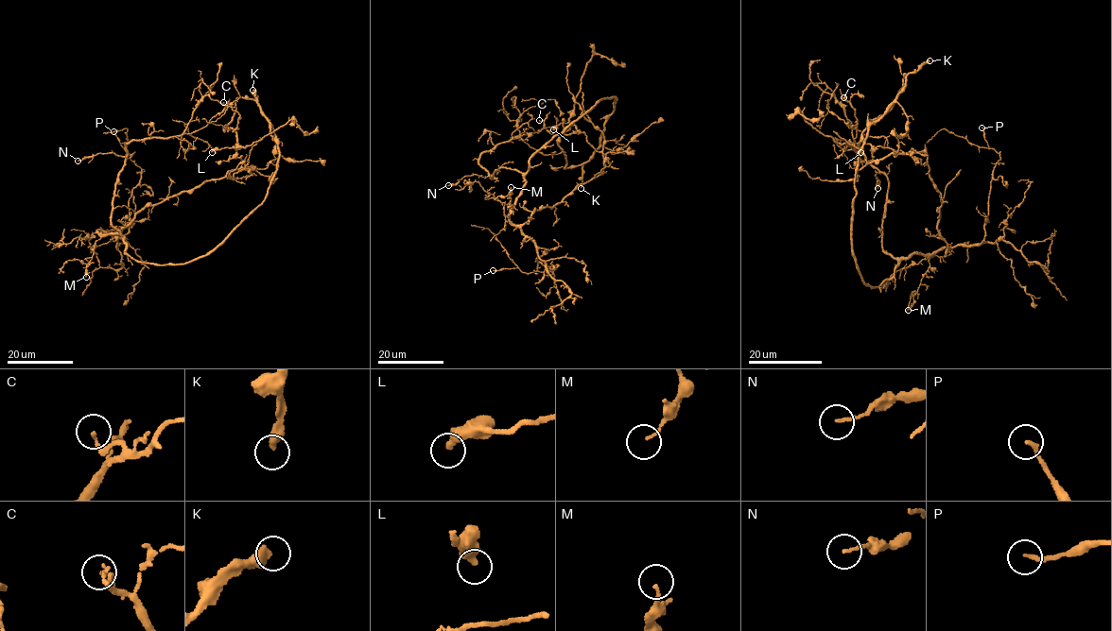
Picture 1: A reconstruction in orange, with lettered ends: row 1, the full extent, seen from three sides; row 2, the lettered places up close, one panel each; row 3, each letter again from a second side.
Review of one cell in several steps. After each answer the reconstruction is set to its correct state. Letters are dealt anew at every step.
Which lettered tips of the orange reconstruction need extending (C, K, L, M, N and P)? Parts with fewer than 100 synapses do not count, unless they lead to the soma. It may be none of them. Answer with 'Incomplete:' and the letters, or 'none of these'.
Incomplete: K

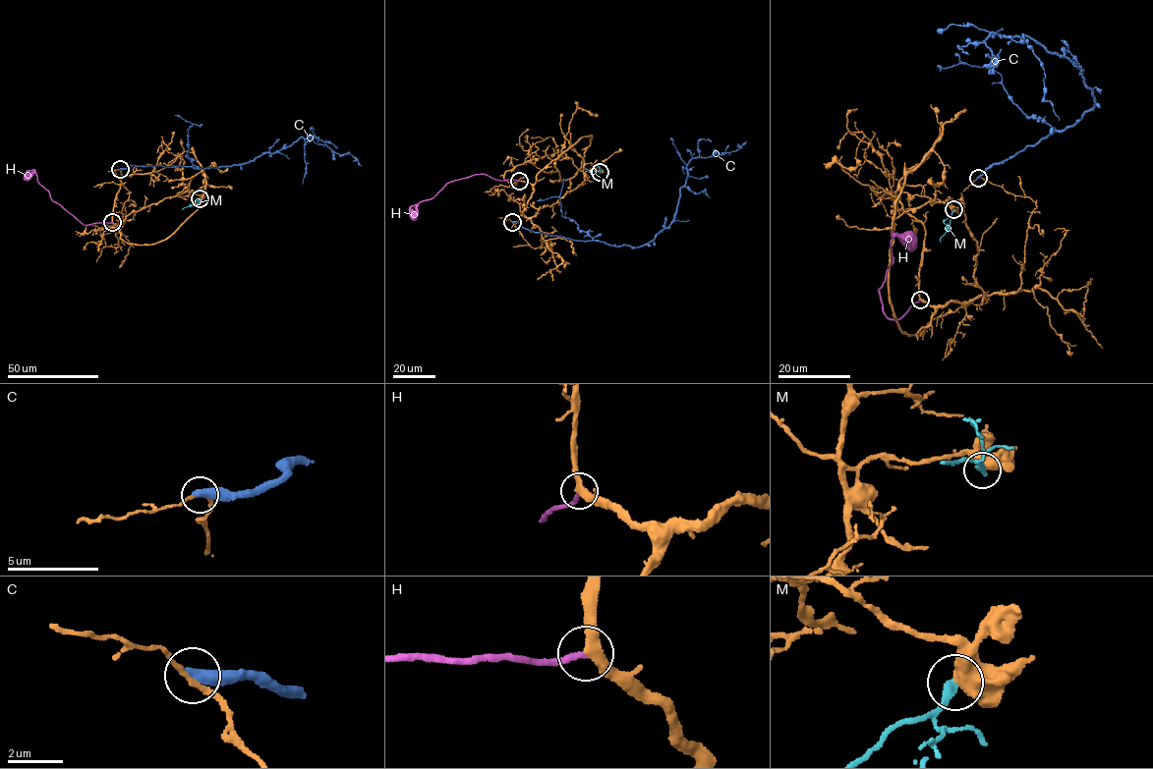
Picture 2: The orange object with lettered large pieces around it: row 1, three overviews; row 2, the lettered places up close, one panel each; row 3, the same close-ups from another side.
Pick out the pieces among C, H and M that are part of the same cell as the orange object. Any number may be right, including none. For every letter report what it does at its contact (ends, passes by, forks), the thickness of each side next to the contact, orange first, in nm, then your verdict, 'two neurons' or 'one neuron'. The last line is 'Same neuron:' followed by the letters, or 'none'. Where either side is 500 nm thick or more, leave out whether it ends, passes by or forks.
C: it ends | 160/480 nm | two neurons
H: it ends | 320/200 nm | one neuron
M: 500/360 nm | two neurons
Same neuron: H

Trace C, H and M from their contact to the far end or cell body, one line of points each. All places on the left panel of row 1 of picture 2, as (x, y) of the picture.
C: (120, 169), (130, 165), (231, 166), (314, 136), (335, 152), (350, 154), (362, 165)
H: (111, 222), (84, 225), (52, 200), (34, 173), (24, 178)
M: (201, 198), (182, 209)

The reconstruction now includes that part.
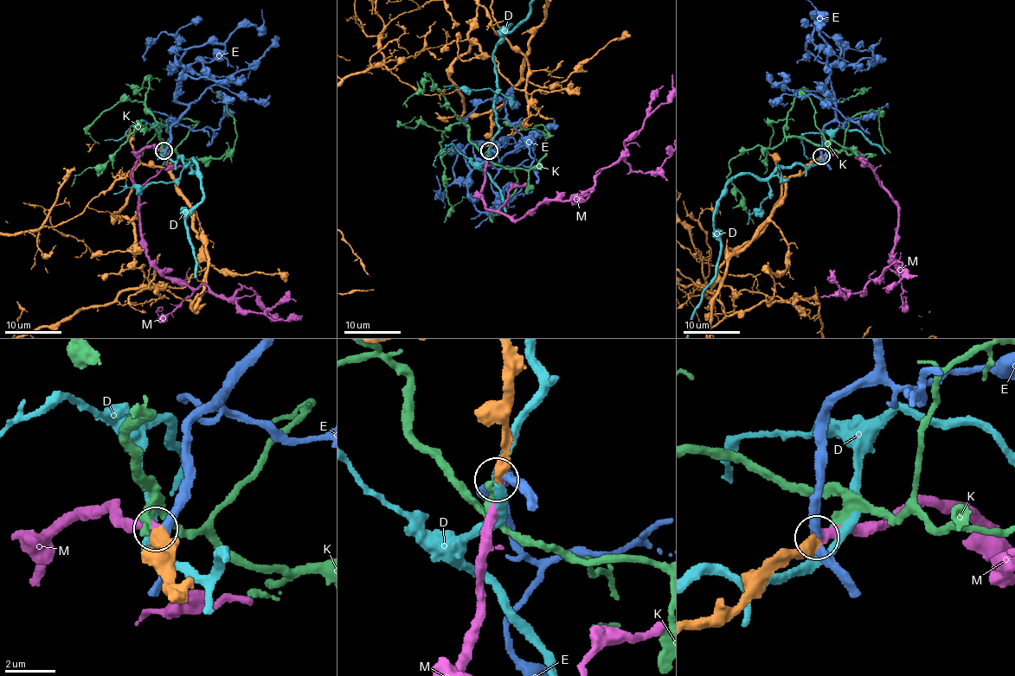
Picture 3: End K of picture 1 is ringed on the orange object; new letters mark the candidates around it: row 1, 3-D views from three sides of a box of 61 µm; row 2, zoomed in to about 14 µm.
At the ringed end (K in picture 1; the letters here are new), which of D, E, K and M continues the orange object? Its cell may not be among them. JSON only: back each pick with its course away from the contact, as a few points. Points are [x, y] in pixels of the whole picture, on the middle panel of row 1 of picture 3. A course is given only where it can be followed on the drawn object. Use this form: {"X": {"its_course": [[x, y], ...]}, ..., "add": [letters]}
{"M": {"its_course": [[489, 150], [486, 207], [516, 220], [542, 203], [577, 199], [669, 98], [672, 73]]}, "add": ["M"]}

